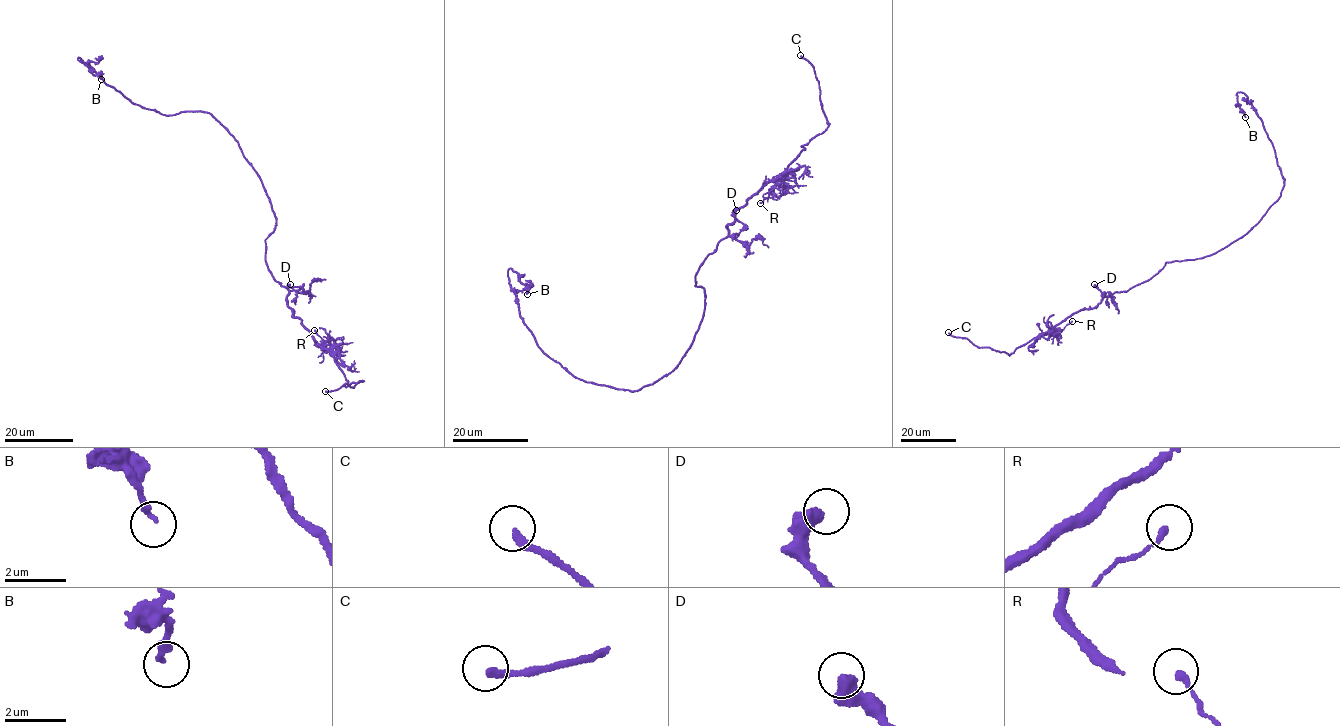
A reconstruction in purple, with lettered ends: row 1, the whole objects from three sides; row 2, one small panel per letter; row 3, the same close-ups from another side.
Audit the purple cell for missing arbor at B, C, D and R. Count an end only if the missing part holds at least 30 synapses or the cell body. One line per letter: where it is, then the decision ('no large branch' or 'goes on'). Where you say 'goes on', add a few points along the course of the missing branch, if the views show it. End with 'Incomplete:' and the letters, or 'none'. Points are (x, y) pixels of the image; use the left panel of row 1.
B: place (101, 79); no large branch
C: place (325, 391); goes on
D: place (290, 284); no large branch
R: place (314, 330); no large branch
Incomplete: C

